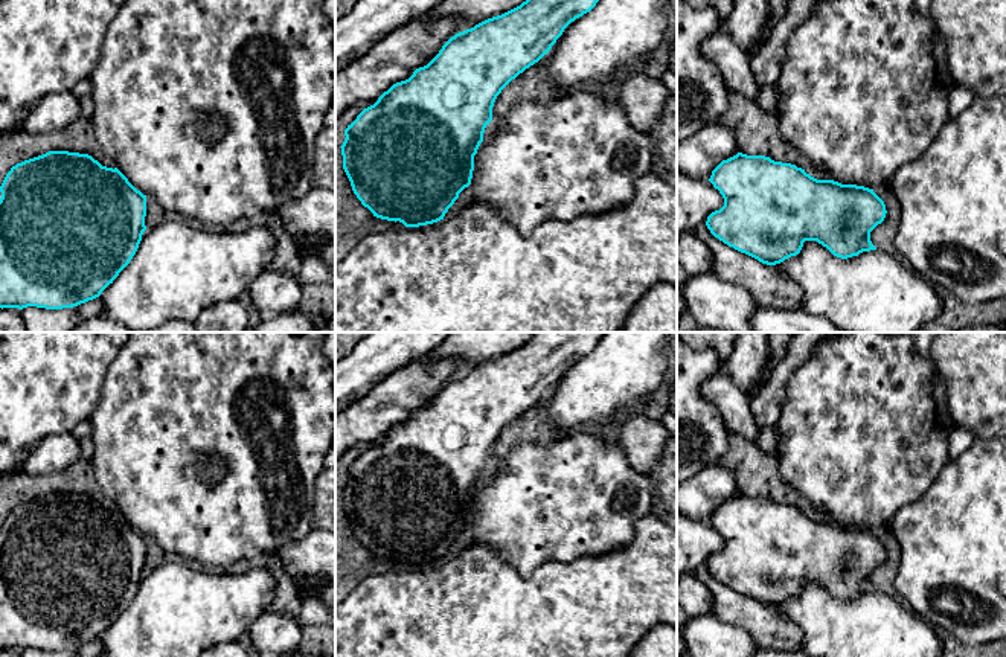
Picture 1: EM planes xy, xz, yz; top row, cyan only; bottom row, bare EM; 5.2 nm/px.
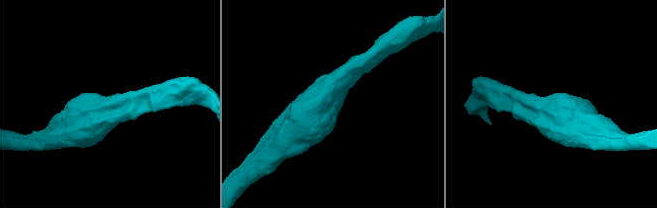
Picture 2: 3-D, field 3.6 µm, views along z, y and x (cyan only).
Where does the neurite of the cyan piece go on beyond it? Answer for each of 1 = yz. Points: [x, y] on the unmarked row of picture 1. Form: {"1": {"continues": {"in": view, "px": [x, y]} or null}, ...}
{"1": {"continues": null}}

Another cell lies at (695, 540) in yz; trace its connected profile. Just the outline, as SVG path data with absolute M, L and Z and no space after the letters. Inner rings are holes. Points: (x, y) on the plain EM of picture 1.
M677 509L677 578L706 566L707 558L724 547L724 540L709 521L695 521Z

